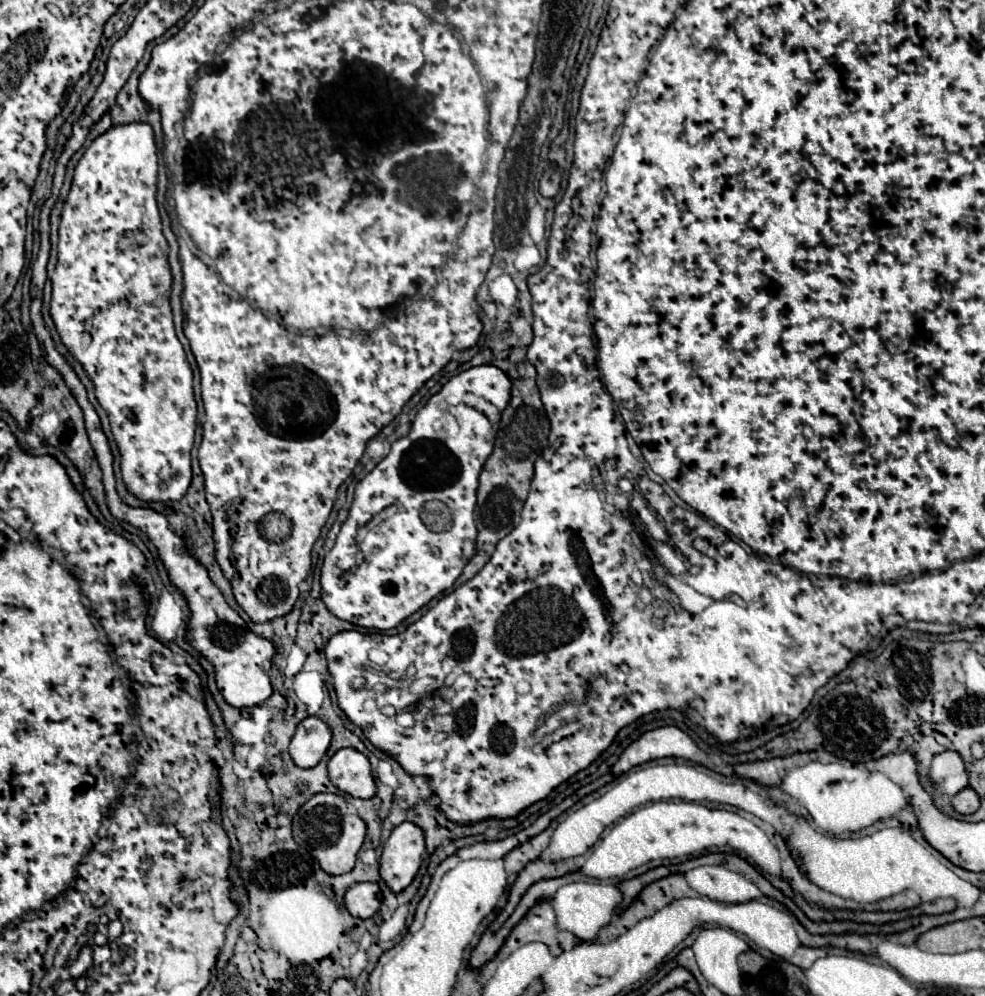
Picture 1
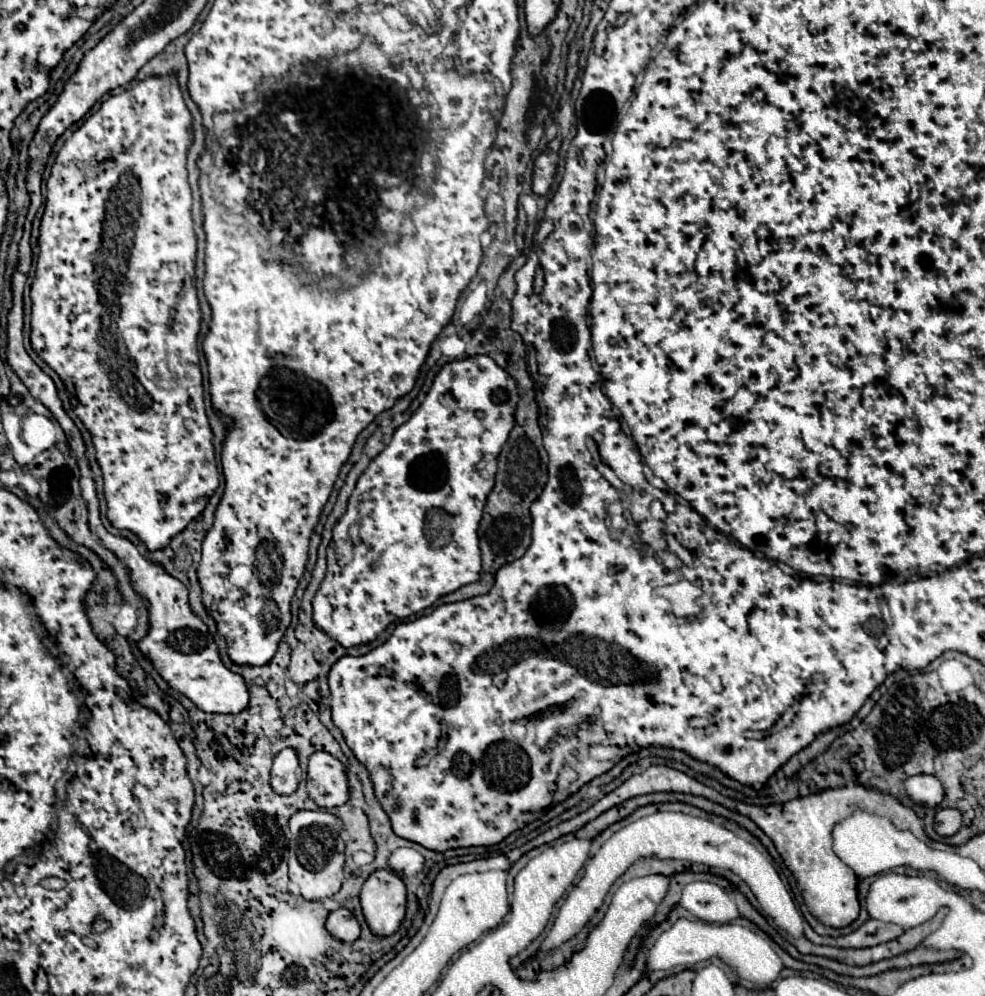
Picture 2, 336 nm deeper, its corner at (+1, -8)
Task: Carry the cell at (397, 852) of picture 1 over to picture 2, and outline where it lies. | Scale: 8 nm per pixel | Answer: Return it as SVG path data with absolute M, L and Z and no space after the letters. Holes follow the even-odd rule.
M374 870L360 892L362 912L376 936L398 930L406 912L406 886L392 870Z

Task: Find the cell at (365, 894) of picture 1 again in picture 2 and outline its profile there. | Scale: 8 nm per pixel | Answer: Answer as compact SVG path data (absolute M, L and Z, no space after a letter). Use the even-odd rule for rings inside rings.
M338 908L338 910L330 912L330 916L326 920L326 928L332 936L336 936L342 942L354 942L360 936L358 920L346 908Z

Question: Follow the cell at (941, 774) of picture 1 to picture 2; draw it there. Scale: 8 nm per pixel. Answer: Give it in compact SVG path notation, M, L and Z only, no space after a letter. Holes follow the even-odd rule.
M918 774L918 776L910 776L906 782L906 792L908 796L924 806L936 808L940 806L940 802L944 800L944 790L942 790L942 782L938 782L938 778L930 776L930 774Z

